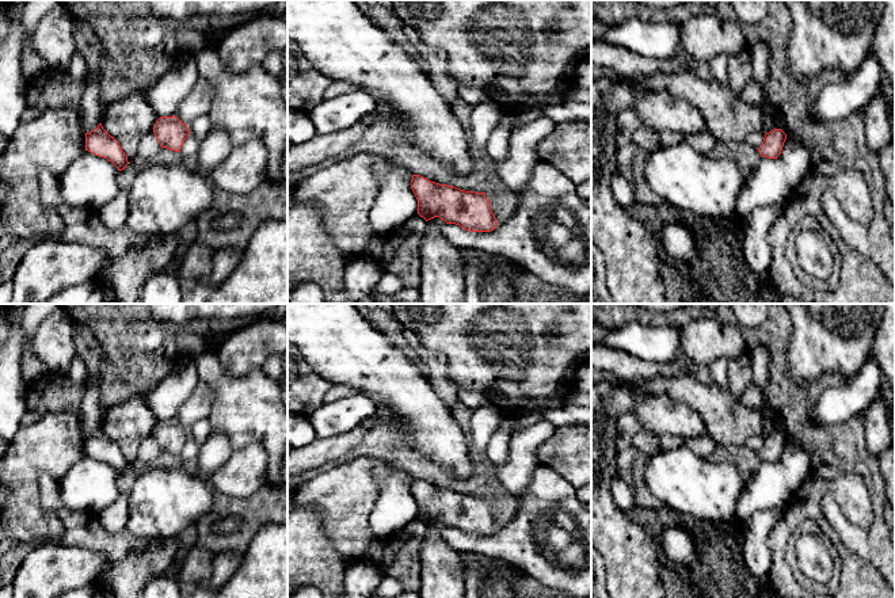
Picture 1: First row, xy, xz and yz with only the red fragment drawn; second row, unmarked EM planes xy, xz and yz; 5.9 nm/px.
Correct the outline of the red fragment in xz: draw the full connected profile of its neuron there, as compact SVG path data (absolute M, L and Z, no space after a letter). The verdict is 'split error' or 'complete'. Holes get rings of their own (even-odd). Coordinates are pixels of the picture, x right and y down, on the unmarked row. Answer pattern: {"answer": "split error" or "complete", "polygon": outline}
{"answer": "complete", "polygon": "M412 479L411 492L418 503L418 518L426 525L439 521L471 536L491 536L498 526L485 496L460 494Z"}

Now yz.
{"answer": "complete", "polygon": "M774 433L765 438L758 456L762 461L777 462L781 458L787 438L781 433Z"}

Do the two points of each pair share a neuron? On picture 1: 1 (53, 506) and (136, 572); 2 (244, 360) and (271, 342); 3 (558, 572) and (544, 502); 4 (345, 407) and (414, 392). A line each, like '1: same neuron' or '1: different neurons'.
1: same neuron
2: same neuron
3: same neuron
4: different neurons

